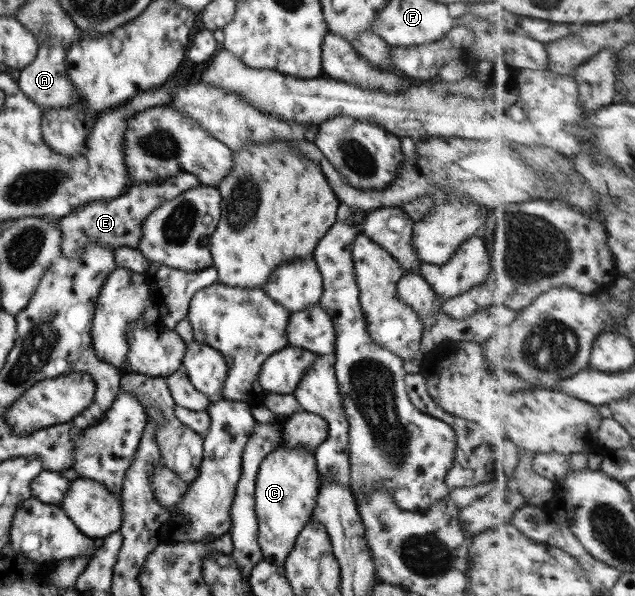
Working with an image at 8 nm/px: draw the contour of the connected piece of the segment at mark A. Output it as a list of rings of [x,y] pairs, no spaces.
[[[38,44],[36,56],[26,65],[17,77],[17,85],[21,93],[36,103],[37,106],[47,109],[67,108],[79,99],[79,94],[67,79],[66,65],[64,64],[65,50],[59,44]]]

